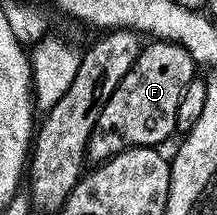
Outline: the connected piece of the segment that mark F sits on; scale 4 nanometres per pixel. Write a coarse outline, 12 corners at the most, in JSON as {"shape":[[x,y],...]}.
{"shape":[[179,42],[142,45],[90,134],[100,164],[177,130],[199,66]]}

